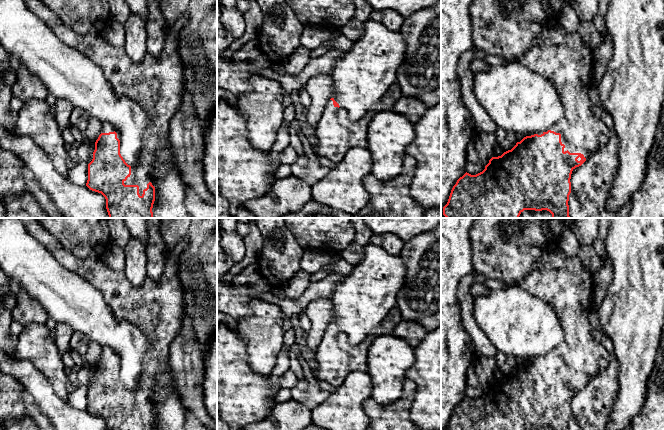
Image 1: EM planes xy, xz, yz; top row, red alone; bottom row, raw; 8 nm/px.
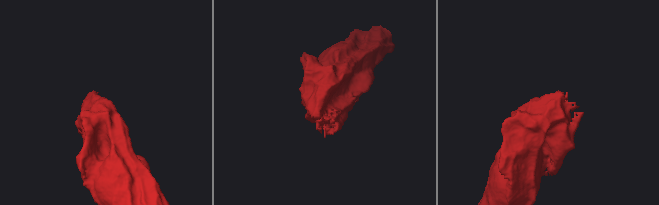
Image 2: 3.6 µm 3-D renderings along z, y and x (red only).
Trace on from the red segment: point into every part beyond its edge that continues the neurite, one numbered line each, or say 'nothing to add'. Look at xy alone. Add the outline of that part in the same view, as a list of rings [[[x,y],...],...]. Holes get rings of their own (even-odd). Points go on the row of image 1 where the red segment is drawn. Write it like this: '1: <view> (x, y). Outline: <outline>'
1: xy (156, 83). Outline: [[[24,0],[29,10],[34,13],[38,18],[43,20],[50,29],[59,37],[59,39],[66,45],[78,50],[96,65],[98,65],[106,80],[110,83],[112,89],[117,93],[118,96],[126,96],[136,101],[148,115],[148,126],[144,134],[144,142],[141,154],[136,163],[131,166],[131,175],[124,181],[125,185],[138,185],[139,194],[142,196],[143,190],[147,188],[149,182],[153,183],[152,171],[154,166],[154,158],[156,151],[159,147],[168,141],[170,121],[177,111],[184,93],[184,75],[183,75],[183,64],[178,54],[178,33],[180,28],[185,24],[186,19],[180,18],[178,22],[170,29],[166,28],[166,40],[160,54],[152,56],[146,53],[144,59],[140,62],[132,62],[126,54],[124,48],[117,48],[107,43],[101,35],[94,34],[78,34],[69,27],[65,26],[59,19],[58,16],[48,9],[40,0]]]

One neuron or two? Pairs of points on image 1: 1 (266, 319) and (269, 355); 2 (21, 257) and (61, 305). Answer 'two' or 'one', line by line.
1: one
2: one

